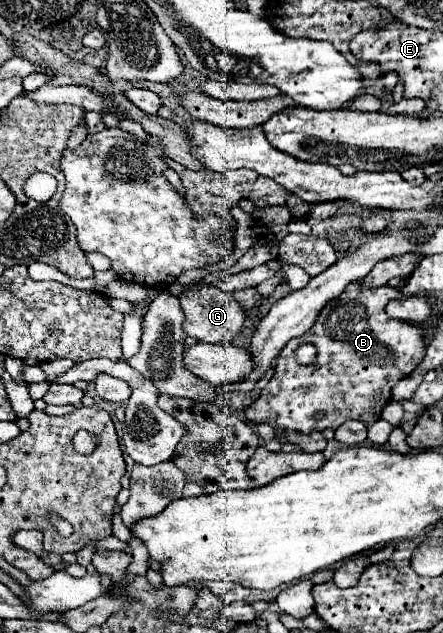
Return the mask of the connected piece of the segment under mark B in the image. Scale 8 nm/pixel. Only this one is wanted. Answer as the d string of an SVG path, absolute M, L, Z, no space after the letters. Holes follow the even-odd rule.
M361 281L349 283L349 287L345 287L341 297L331 299L325 305L325 311L321 311L317 323L305 335L287 343L281 357L277 359L273 377L261 391L261 397L245 409L247 421L267 423L275 429L285 429L285 431L289 429L303 435L323 431L327 427L337 429L347 419L361 421L367 427L379 421L383 407L391 401L391 389L397 383L397 379L411 375L413 367L417 367L417 363L421 363L421 359L425 357L425 339L421 339L421 331L417 331L413 323L405 323L401 319L389 319L389 315L385 315L385 303L389 299L395 299L397 295L401 295L401 291L389 285L367 287ZM303 343L311 343L317 349L317 355L309 365L299 365L295 361L295 349ZM319 413L323 415L321 419L317 419Z

